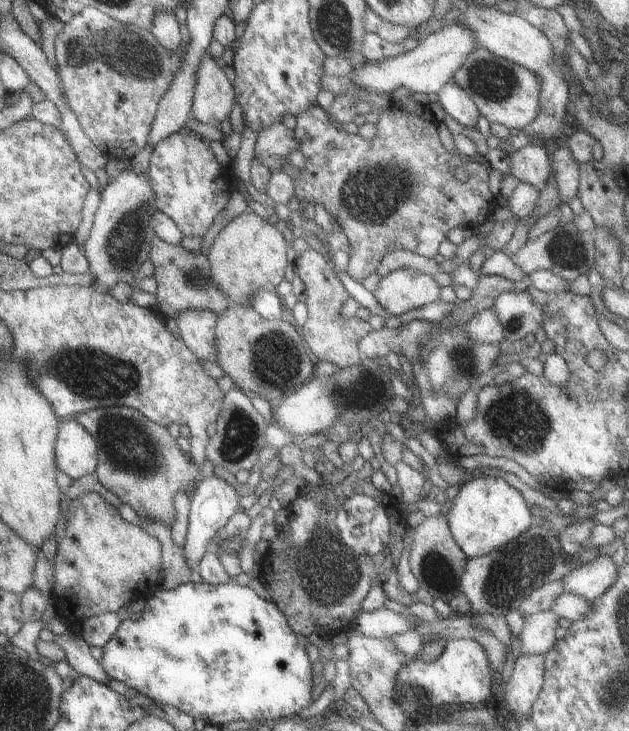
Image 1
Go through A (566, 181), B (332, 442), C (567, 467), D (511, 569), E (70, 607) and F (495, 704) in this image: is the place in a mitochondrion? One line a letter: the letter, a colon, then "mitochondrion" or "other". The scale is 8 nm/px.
A: other
B: other
C: other
D: mitochondrion
E: other
F: other

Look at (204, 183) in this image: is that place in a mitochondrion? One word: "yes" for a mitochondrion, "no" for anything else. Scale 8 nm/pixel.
no

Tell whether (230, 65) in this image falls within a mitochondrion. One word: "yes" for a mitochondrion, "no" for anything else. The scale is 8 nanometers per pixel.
no

